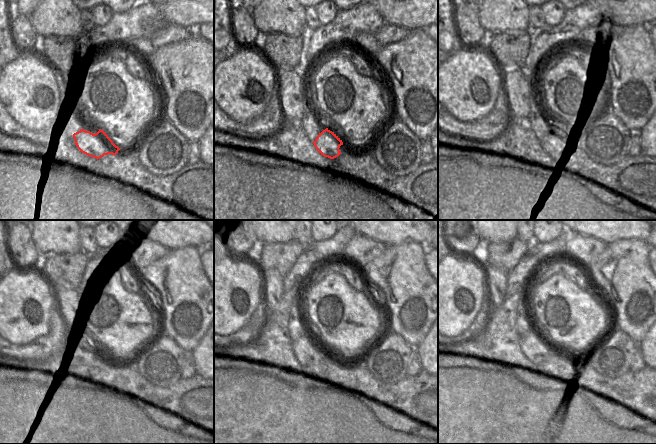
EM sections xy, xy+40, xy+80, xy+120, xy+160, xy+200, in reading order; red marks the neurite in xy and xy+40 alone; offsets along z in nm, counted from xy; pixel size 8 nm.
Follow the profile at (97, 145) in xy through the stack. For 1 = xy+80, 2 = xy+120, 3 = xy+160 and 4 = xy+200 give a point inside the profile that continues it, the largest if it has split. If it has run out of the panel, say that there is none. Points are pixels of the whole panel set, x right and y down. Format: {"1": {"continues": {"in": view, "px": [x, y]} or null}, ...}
{"1": {"continues": {"in": "xy+80", "px": [553, 142]}}, "2": {"continues": {"in": "xy+120", "px": [93, 356]}}, "3": {"continues": {"in": "xy+160", "px": [308, 350]}}, "4": {"continues": {"in": "xy+200", "px": [534, 345]}}}

